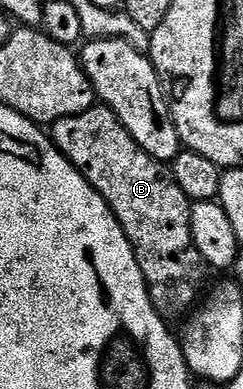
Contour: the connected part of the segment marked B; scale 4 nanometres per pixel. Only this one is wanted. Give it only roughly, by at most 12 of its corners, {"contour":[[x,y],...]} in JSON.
{"contour":[[95,104],[52,123],[107,200],[155,312],[184,319],[207,267],[191,203]]}

